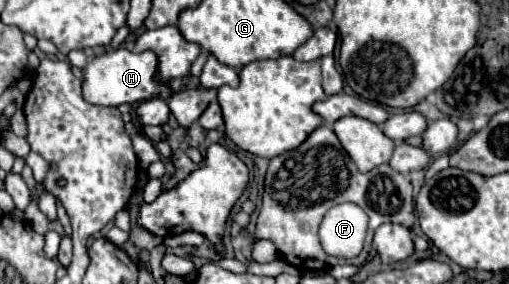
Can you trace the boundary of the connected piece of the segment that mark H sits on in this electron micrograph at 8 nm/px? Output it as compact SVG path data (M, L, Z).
M115 49L103 55L97 55L89 65L83 69L85 81L83 81L83 99L87 99L93 105L109 105L109 107L119 107L123 103L139 103L151 97L161 97L169 99L171 97L171 87L167 81L161 81L157 77L157 67L159 59L153 51L143 51L143 53L133 53L127 49Z

